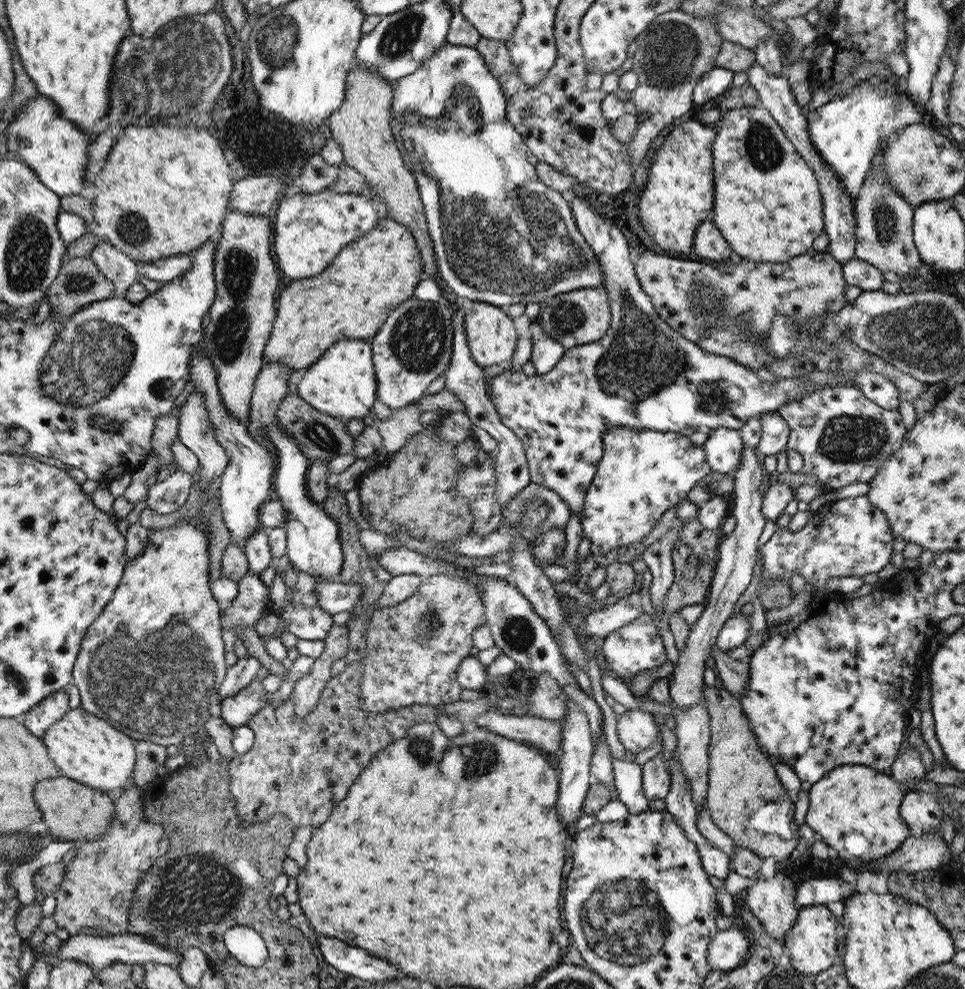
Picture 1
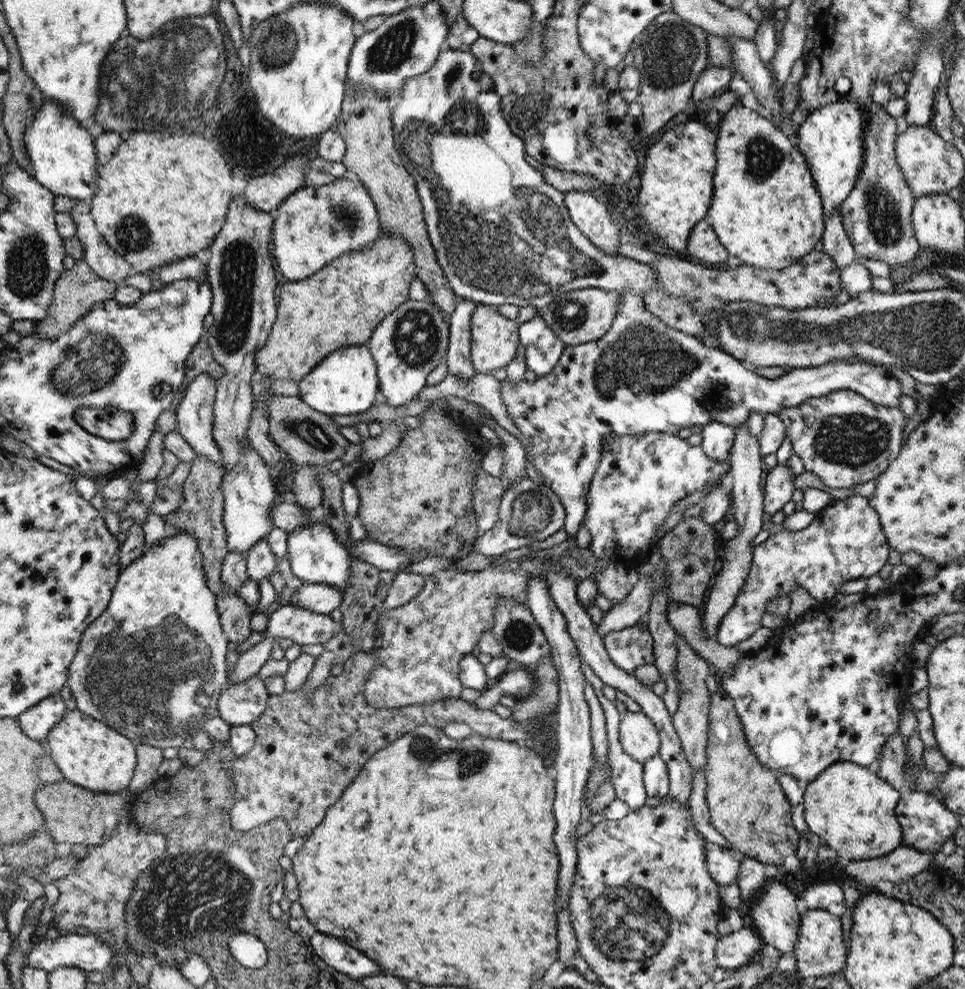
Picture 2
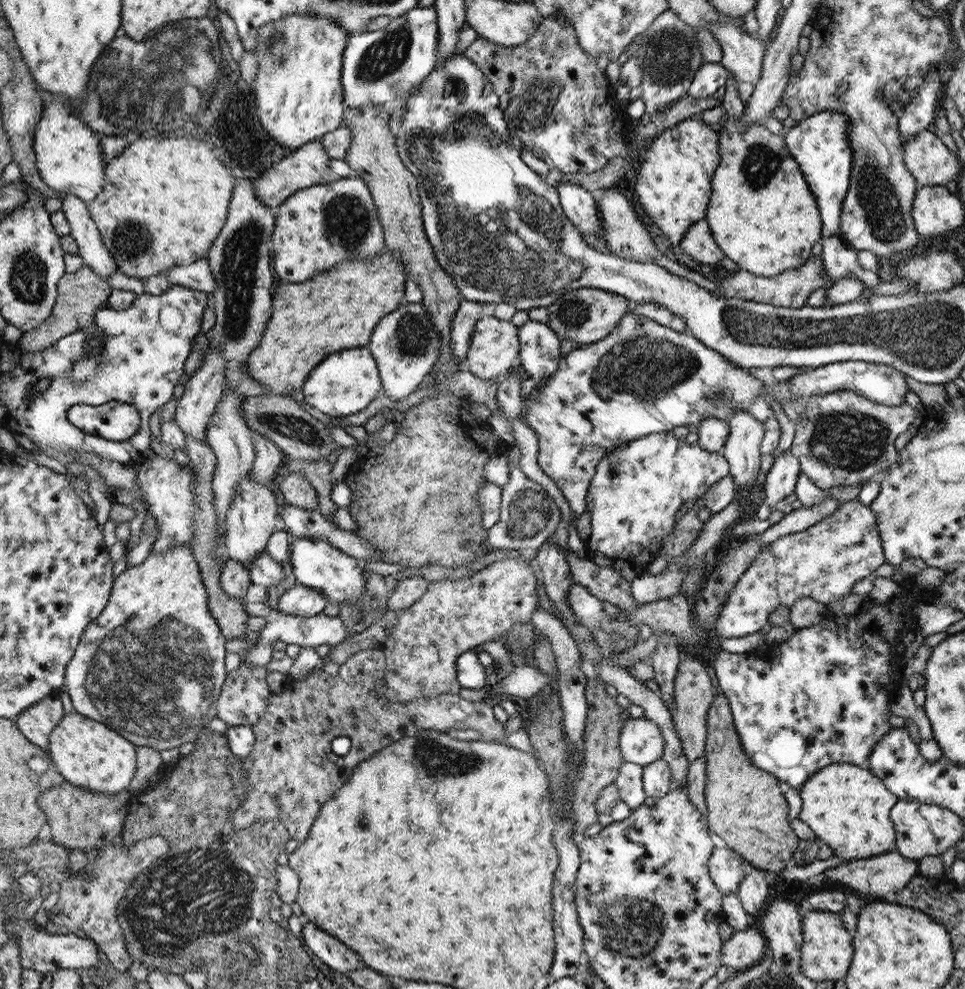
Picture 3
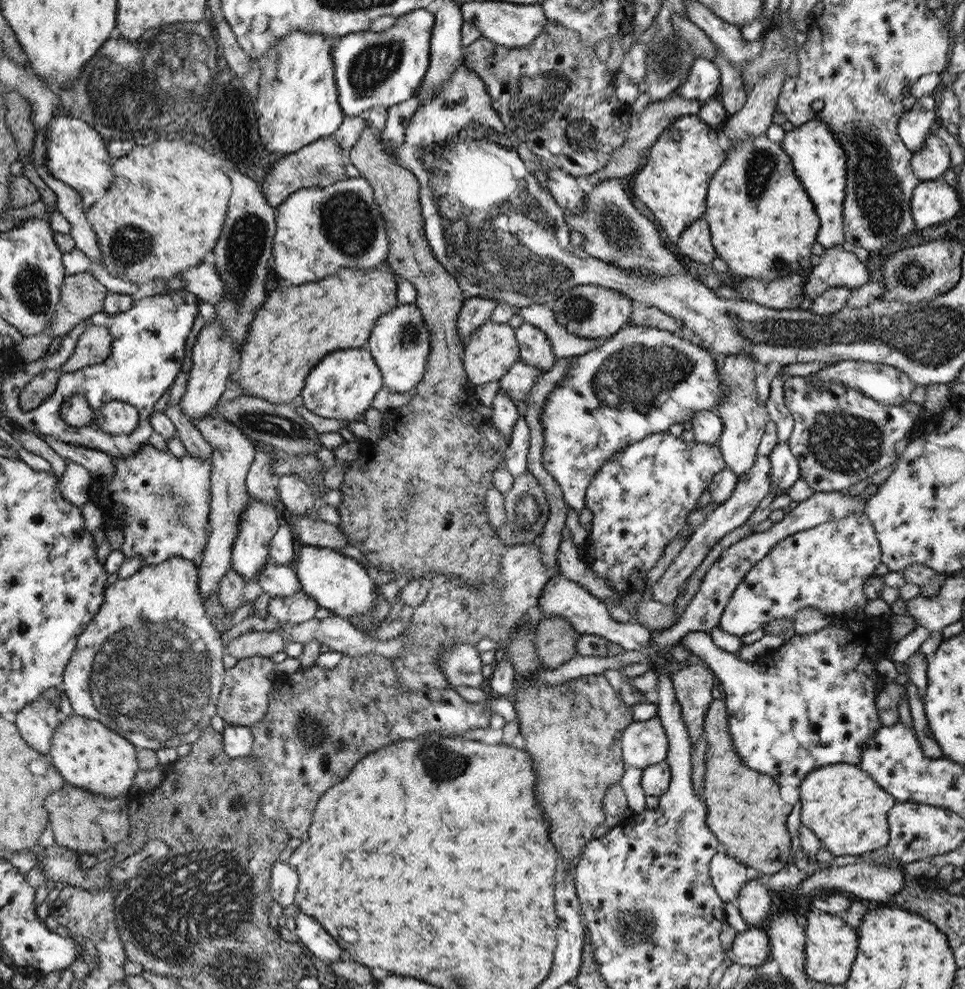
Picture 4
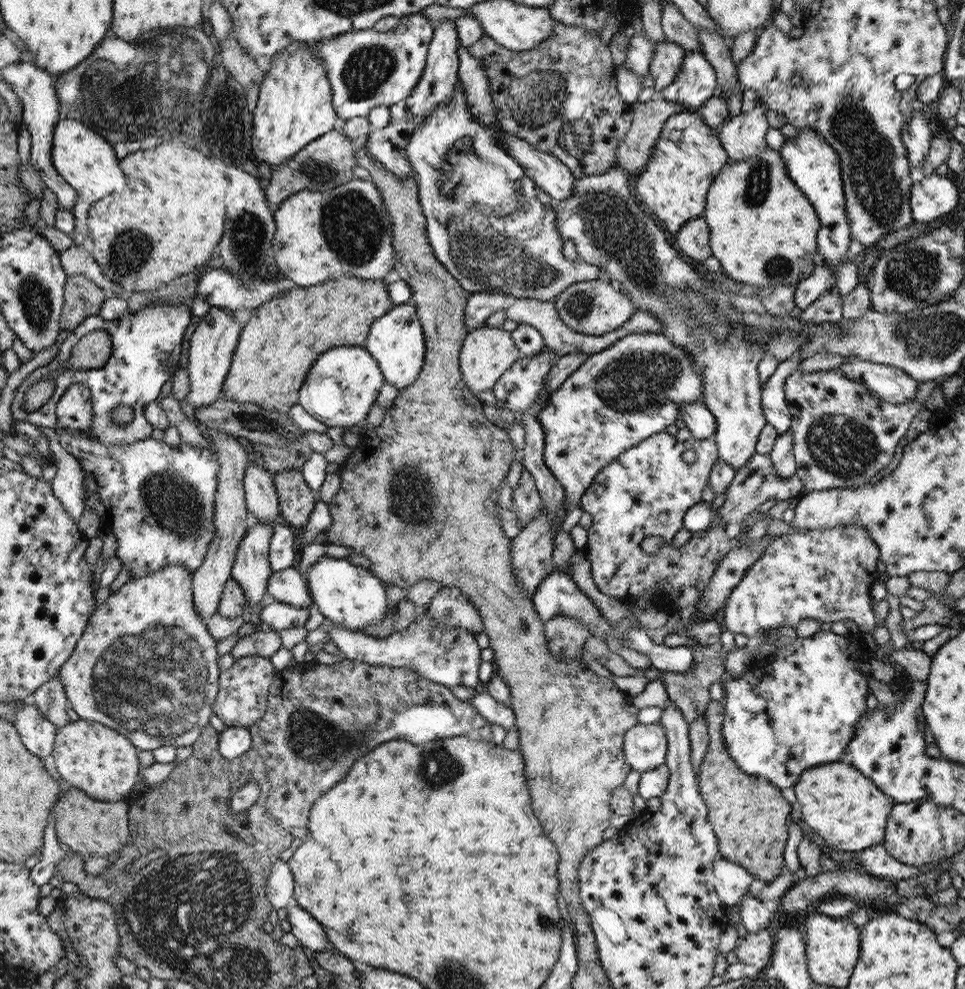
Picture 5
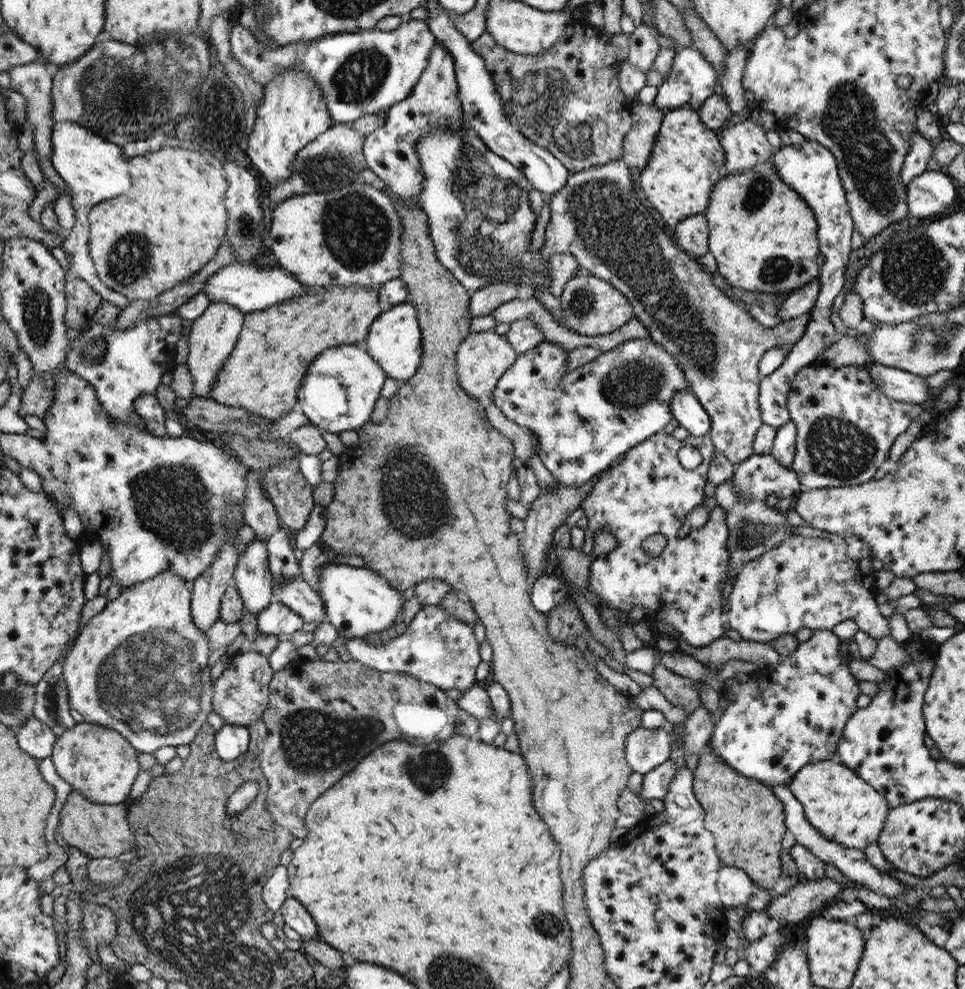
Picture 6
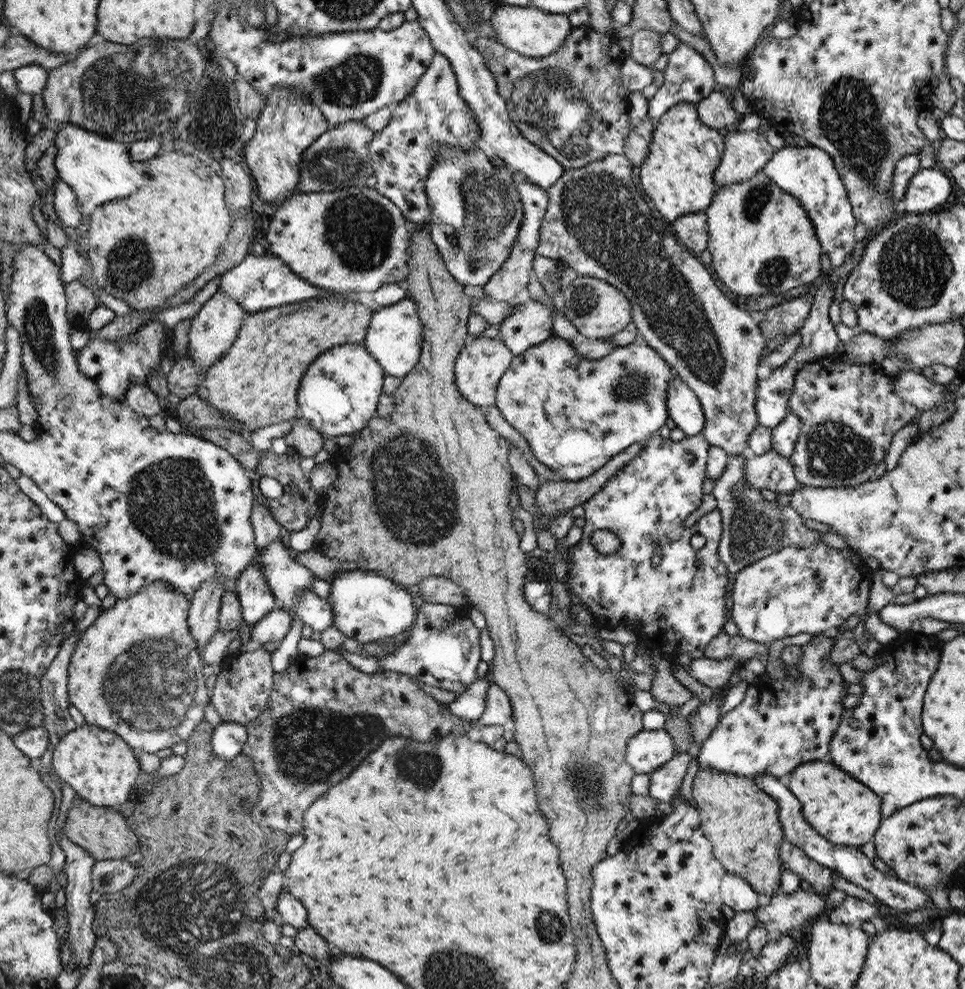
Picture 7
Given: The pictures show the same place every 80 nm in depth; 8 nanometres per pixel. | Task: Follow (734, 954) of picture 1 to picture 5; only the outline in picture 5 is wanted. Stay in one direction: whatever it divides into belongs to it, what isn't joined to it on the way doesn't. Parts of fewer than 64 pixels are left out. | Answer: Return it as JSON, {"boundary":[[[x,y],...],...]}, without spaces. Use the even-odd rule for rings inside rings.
{"boundary":[[[767,930],[748,932],[740,938],[734,950],[738,962],[763,969],[769,967],[773,959],[774,938]]]}

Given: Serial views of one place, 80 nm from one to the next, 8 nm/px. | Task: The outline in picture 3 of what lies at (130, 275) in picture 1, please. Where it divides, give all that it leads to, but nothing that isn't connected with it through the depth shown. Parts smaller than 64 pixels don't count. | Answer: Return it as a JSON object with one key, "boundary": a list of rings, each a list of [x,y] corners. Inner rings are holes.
{"boundary":[[[62,193],[61,212],[66,215],[70,224],[70,235],[78,247],[78,254],[86,267],[105,279],[112,274],[120,273],[116,259],[106,250],[96,224],[91,220],[87,203],[76,195]]]}

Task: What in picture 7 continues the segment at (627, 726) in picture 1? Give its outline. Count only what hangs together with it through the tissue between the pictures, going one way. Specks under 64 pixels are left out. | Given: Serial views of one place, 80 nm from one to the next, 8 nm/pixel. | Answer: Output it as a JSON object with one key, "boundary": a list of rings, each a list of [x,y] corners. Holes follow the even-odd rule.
{"boundary":[[[664,729],[641,730],[630,738],[628,762],[636,774],[651,774],[675,756],[670,733]]]}

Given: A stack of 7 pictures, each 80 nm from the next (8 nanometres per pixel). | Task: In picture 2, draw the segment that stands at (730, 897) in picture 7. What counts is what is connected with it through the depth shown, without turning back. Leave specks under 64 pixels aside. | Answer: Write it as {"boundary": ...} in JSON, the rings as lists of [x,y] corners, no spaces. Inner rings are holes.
{"boundary":[[[707,841],[708,869],[718,884],[728,885],[737,882],[741,872],[741,859],[730,847],[720,847]]]}

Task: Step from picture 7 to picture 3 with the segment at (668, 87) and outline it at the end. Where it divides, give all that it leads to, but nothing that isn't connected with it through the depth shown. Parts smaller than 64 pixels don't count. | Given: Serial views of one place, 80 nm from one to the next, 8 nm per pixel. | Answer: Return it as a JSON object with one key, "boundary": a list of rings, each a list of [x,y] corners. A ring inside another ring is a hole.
{"boundary":[[[704,62],[698,67],[687,94],[697,99],[716,95],[716,92],[720,92],[718,88],[725,86],[726,80],[728,80],[726,67],[722,68],[720,63]]]}

